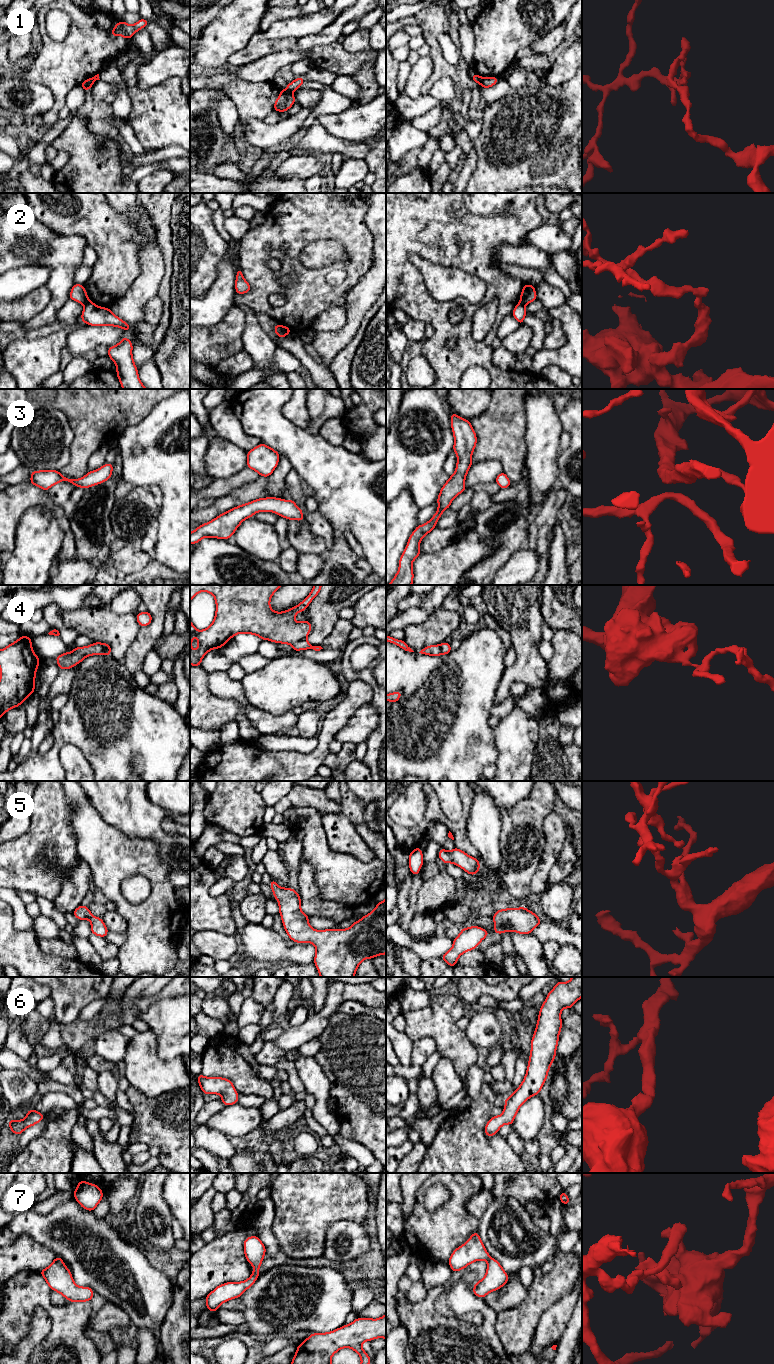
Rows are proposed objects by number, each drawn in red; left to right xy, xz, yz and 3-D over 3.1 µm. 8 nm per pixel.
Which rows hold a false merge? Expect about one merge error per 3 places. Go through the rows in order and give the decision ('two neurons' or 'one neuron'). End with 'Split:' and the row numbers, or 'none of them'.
1: two neurons
2: two neurons
3: one neuron
4: two neurons
5: one neuron
6: one neuron
7: two neurons
Split: 1, 2, 4, 7

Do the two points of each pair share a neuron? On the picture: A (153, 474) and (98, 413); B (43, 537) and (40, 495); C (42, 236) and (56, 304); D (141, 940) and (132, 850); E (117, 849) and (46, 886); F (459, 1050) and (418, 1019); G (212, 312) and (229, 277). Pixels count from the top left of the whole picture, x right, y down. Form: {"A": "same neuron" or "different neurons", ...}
{"A": "different neurons", "B": "different neurons", "C": "same neuron", "D": "same neuron", "E": "different neurons", "F": "same neuron", "G": "same neuron"}

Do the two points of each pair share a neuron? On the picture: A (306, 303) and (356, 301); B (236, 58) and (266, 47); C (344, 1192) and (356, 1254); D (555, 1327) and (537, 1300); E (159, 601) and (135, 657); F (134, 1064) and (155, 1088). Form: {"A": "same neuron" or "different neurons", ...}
{"A": "different neurons", "B": "same neuron", "C": "different neurons", "D": "different neurons", "E": "same neuron", "F": "same neuron"}

